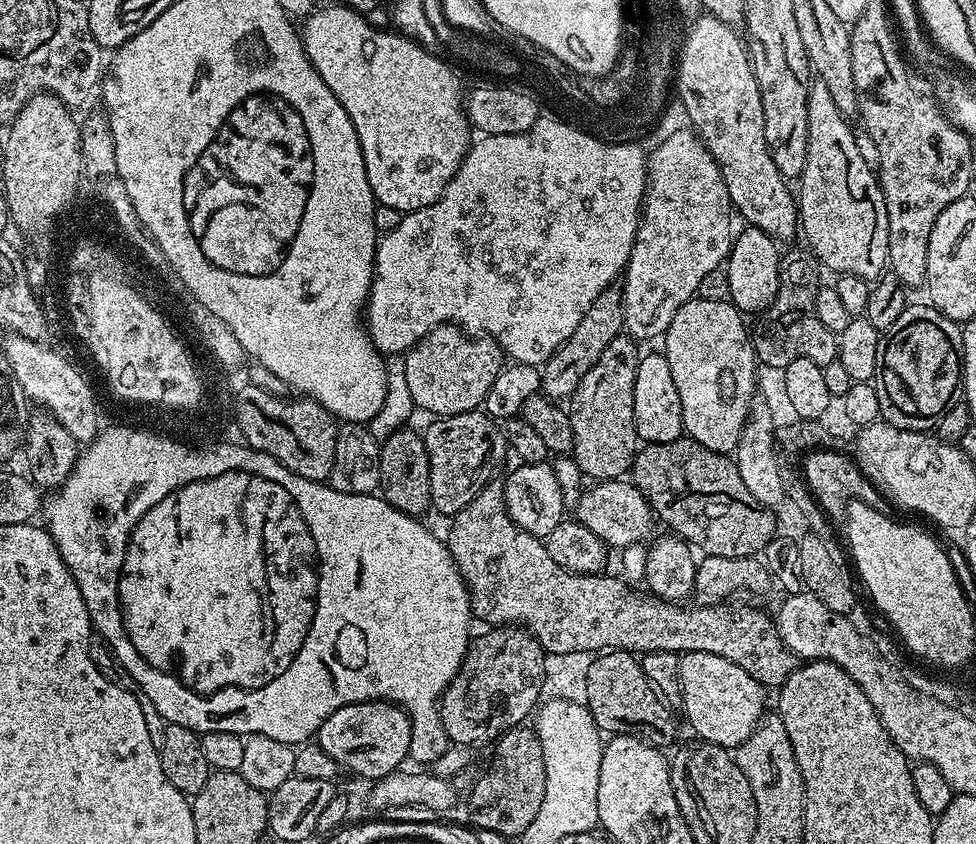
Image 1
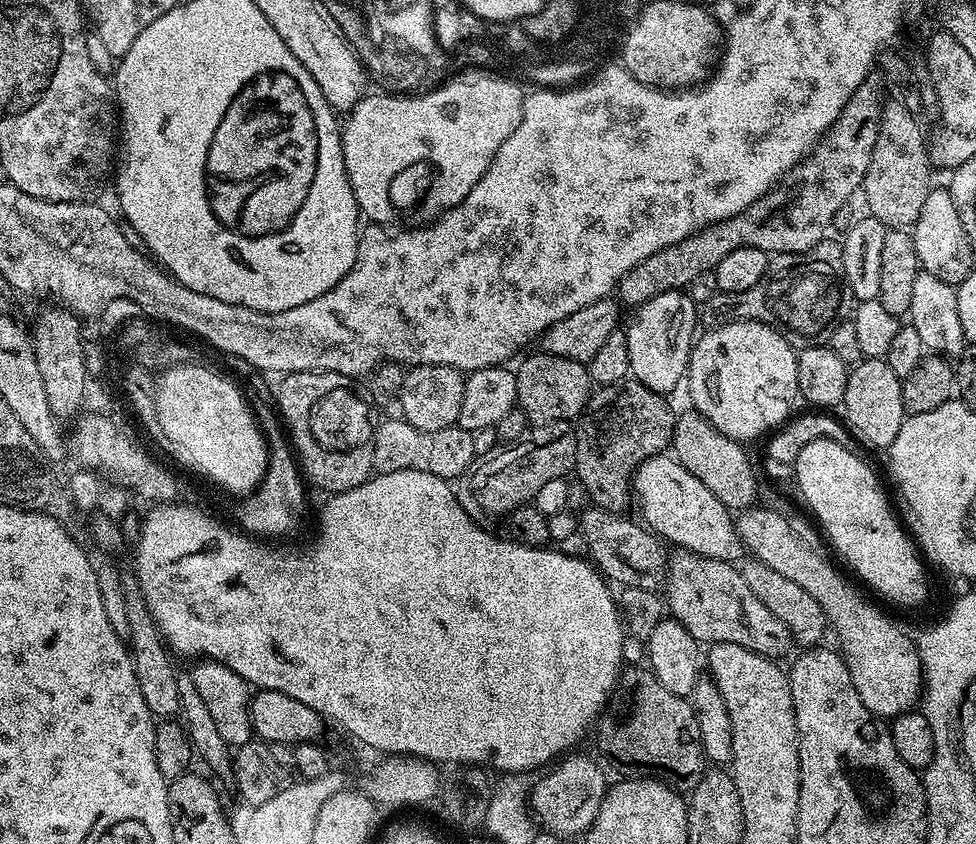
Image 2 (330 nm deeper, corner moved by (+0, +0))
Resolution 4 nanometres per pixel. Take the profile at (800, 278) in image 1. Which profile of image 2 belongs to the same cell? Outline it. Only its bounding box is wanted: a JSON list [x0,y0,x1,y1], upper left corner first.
[699,238,846,350]

